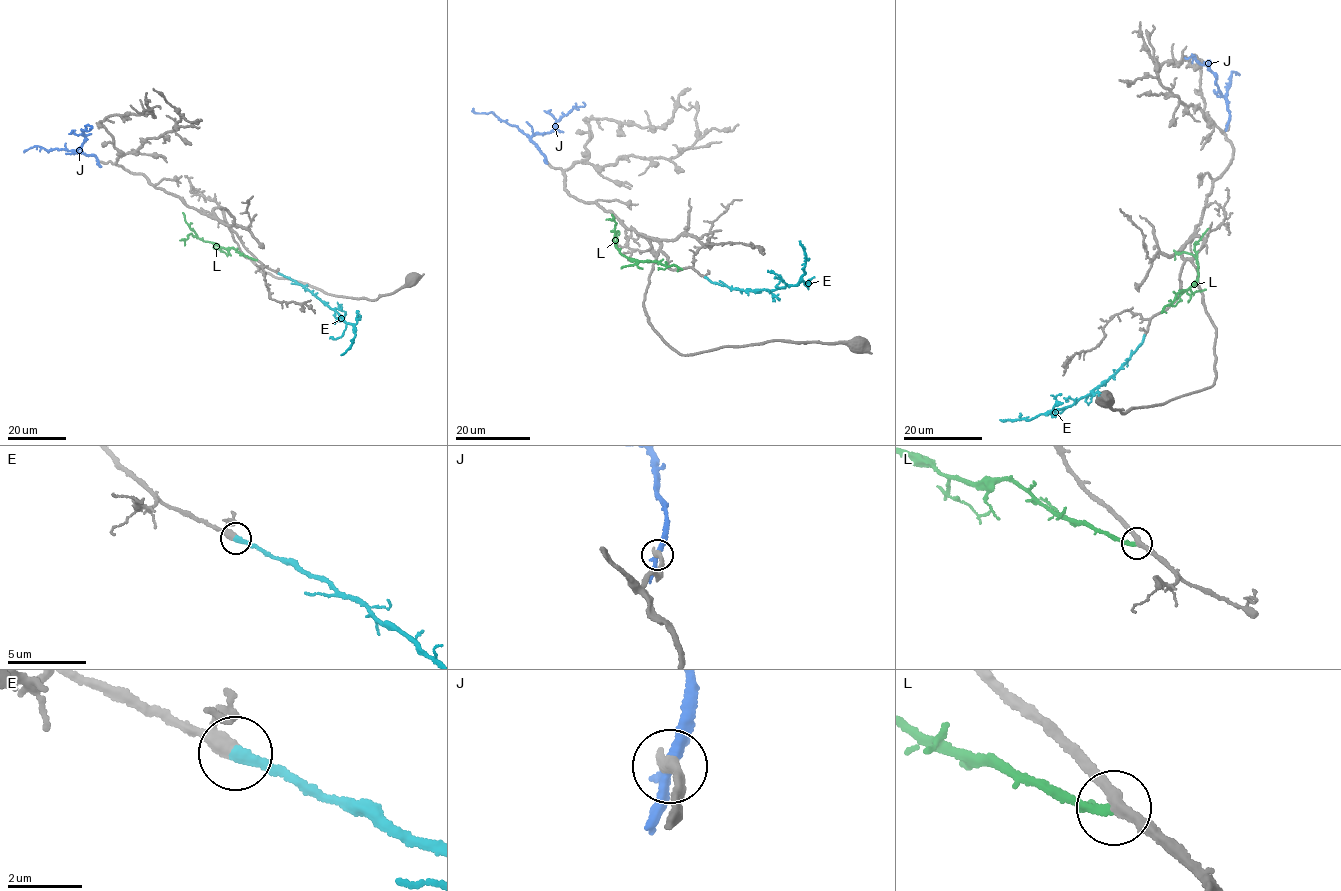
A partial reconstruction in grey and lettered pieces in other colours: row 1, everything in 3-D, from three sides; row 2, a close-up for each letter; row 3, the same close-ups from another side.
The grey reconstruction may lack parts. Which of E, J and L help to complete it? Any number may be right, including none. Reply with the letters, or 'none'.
E

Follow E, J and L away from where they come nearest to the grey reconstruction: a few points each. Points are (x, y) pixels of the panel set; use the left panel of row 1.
E: (278, 273), (309, 289), (353, 326), (353, 341), (341, 355)
J: (98, 162), (93, 155), (76, 151), (84, 139), (82, 131), (86, 126), (91, 126), (89, 128)
L: (256, 260), (234, 248), (198, 237), (183, 212)

